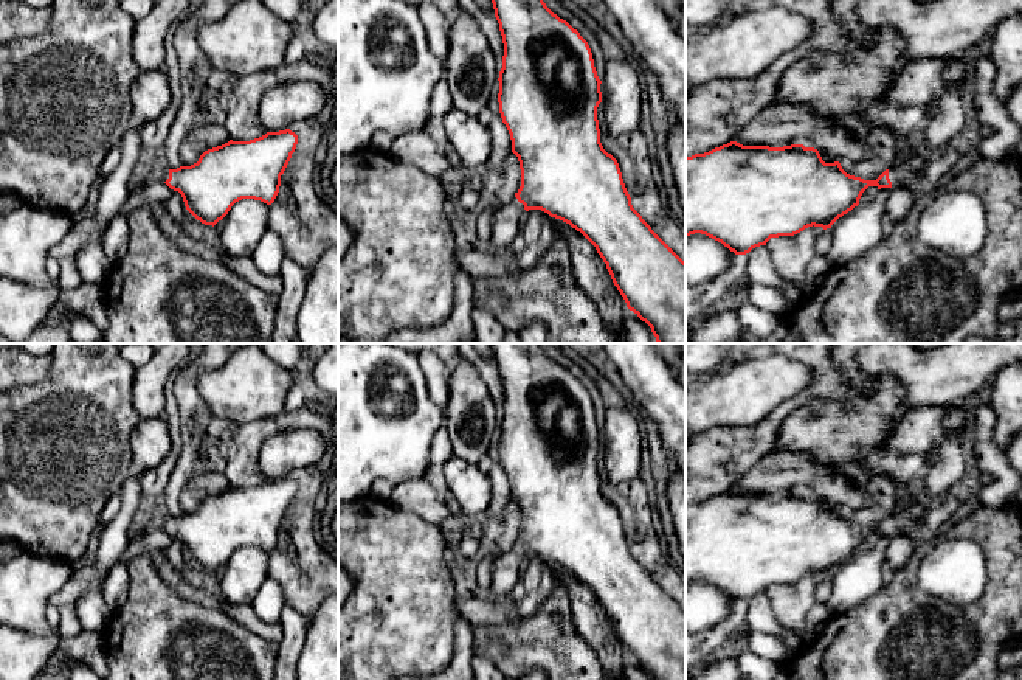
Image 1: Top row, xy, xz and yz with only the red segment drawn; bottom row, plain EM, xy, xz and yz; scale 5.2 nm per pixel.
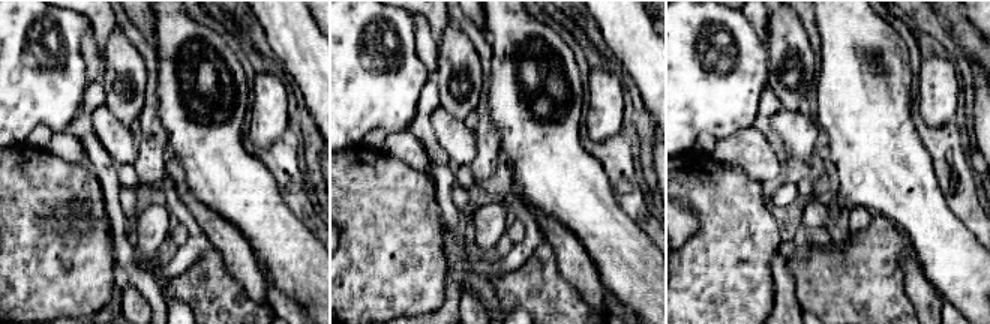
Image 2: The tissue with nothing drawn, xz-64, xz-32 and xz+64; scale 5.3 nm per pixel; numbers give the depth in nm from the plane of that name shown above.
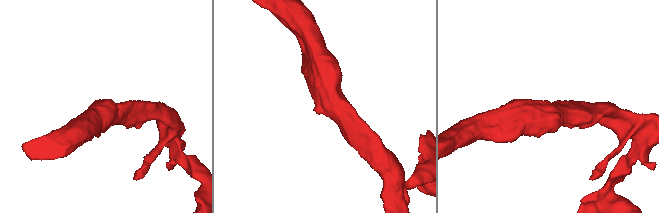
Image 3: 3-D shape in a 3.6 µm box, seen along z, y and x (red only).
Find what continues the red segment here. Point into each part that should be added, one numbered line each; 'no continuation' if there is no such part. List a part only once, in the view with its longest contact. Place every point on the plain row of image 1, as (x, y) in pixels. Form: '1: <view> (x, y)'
1: yz (912, 514)

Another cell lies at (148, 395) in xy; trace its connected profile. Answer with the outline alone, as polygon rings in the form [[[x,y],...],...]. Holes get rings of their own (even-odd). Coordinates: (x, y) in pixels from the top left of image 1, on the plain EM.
[[[164,343],[146,365],[135,368],[132,404],[141,419],[163,416],[166,382],[188,362],[188,357],[189,343]]]

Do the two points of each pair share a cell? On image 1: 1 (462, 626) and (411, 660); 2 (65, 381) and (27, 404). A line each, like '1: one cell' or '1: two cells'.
1: two cells
2: one cell

